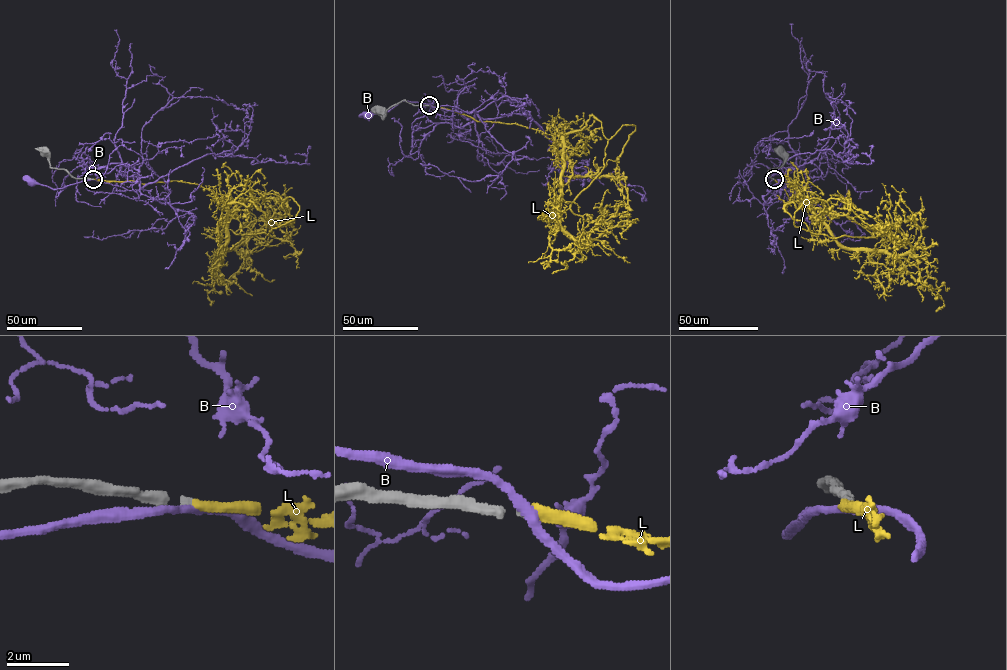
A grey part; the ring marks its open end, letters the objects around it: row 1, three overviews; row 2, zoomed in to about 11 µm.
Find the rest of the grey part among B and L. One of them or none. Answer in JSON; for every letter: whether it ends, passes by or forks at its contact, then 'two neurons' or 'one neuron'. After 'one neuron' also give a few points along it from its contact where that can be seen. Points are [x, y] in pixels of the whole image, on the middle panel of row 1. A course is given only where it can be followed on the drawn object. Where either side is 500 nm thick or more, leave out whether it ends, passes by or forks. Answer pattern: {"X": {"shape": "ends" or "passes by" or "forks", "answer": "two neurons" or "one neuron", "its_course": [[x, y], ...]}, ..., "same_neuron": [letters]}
{"B": {"shape": "passes by", "answer": "two neurons"}, "L": {"shape": "ends", "answer": "one neuron", "its_course": [[429, 106], [558, 135], [562, 139], [560, 225], [575, 237], [629, 221], [621, 234], [626, 239]]}, "same_neuron": ["L"]}

